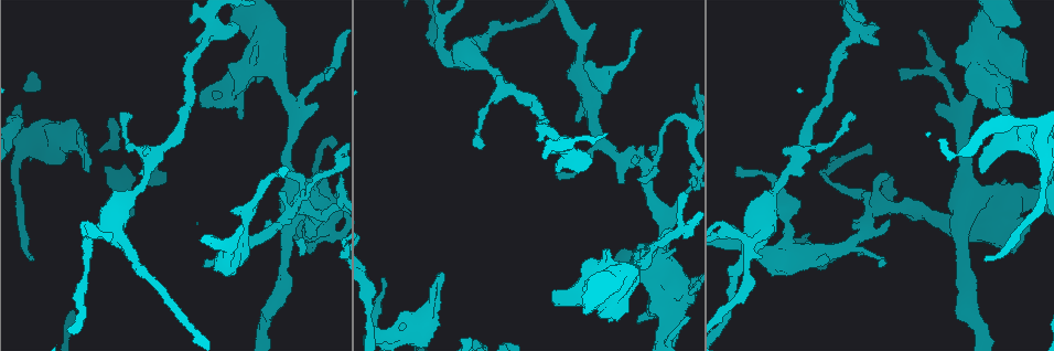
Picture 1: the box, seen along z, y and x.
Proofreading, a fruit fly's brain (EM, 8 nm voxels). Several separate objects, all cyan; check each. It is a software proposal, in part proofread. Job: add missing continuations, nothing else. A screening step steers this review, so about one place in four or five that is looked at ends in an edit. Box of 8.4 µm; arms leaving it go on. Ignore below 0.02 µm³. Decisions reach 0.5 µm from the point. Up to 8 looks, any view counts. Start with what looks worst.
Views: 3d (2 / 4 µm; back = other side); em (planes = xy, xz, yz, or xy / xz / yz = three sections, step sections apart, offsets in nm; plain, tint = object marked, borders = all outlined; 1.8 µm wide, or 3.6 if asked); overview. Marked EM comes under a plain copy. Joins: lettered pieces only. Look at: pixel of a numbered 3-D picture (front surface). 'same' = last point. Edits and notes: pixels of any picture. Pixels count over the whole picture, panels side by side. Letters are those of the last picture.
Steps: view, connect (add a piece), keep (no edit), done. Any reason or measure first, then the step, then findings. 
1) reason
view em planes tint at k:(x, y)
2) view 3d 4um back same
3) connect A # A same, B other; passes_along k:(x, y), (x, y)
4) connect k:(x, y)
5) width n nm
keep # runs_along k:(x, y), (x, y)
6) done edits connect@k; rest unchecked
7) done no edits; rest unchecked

end of a long branch
view 3d 2um at 1:(31, 260)

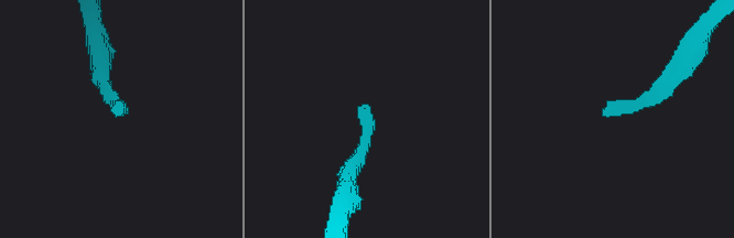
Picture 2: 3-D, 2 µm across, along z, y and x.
shape alone is not enough
view em xy step 16 borders at 2:(363, 104)

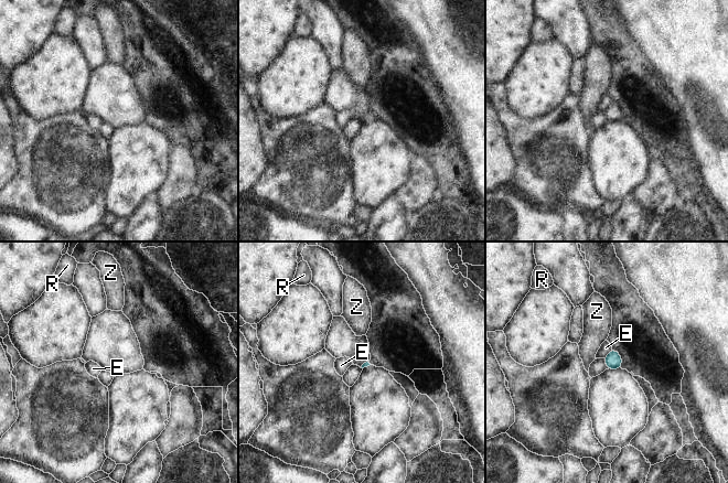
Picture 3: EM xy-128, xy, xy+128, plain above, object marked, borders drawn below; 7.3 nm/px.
keep # E other, R other, Z other; border 3:(611, 349), (605, 358); none of them fits

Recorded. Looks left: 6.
branch stops here
view em yz step 8 borders at 1:(87, 172)

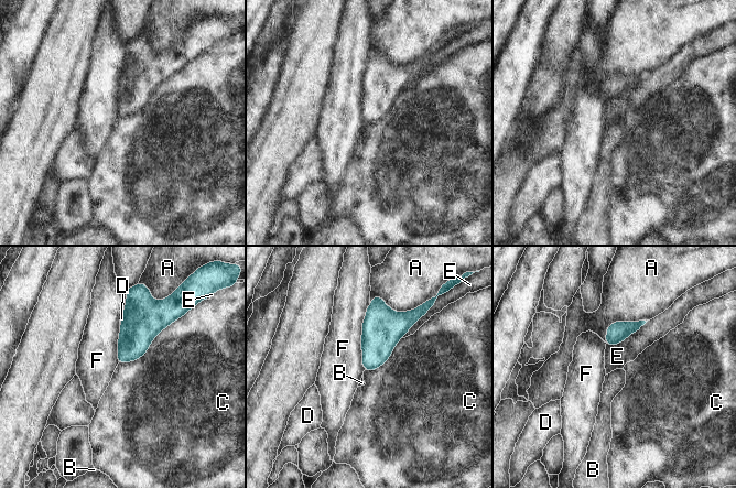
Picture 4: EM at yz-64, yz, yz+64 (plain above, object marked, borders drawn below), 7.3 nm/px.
view em planes borders same

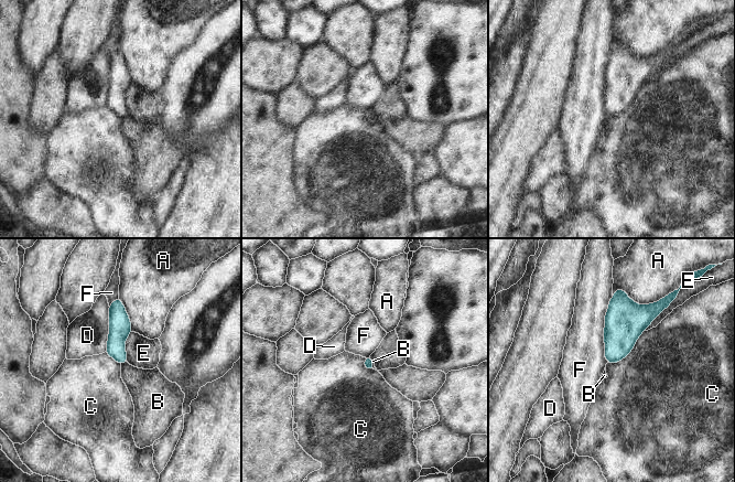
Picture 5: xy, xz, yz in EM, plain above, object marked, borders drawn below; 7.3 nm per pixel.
longest_contact F 480 nm
keep # A other, B other, C other, D other, E other, F other; runs_along 5:(117, 301), (117, 352), (121, 361); none of them fits

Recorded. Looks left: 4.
free end
view em planes borders at 1:(237, 24)

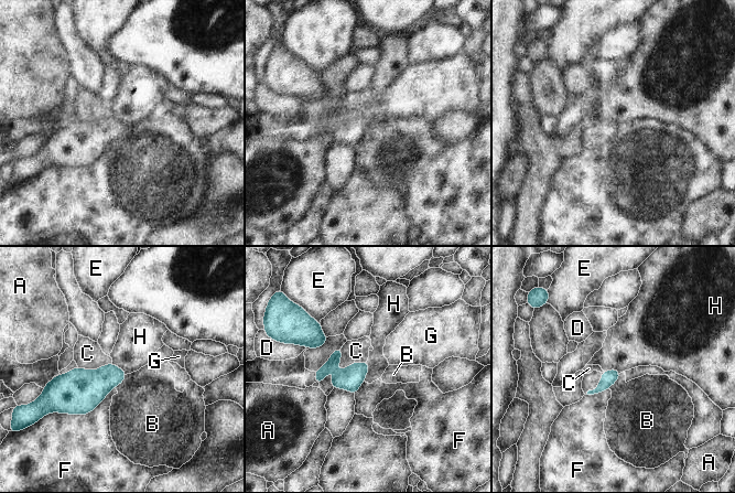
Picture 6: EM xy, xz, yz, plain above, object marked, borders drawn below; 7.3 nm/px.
connect G # A other, B other, C other, D other, E other, F other, G same, H other; the neuron continues

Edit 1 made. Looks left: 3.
done edits connect@6; rest unchecked

